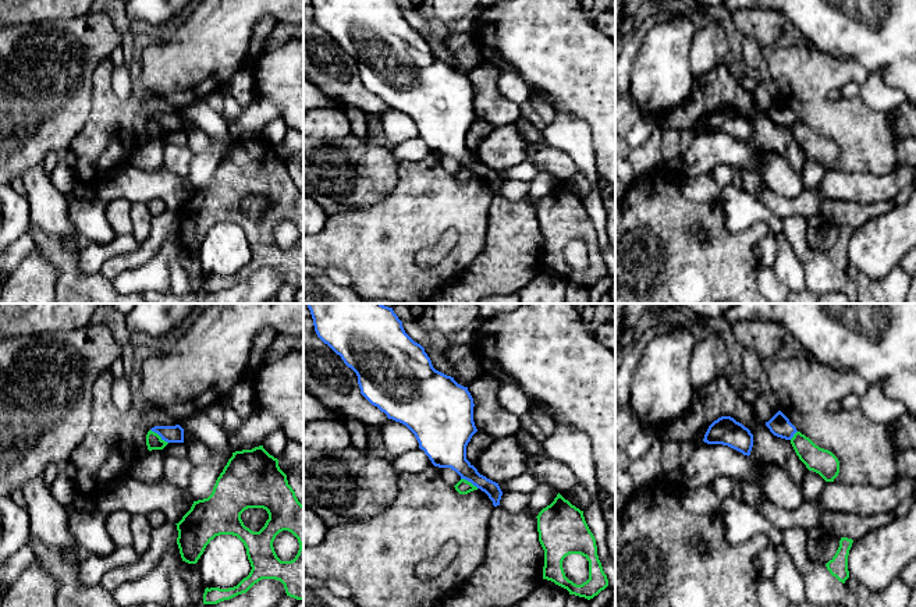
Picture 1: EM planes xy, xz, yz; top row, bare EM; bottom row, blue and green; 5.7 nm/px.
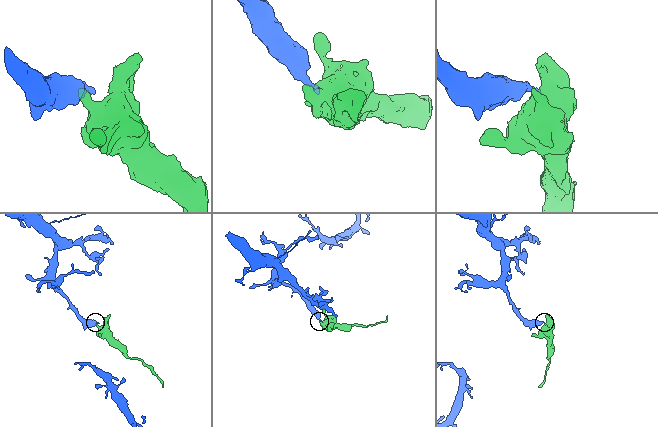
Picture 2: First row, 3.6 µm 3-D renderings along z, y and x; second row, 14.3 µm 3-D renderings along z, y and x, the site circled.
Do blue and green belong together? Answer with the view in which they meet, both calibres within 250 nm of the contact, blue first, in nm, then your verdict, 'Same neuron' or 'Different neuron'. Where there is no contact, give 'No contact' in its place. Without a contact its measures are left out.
Touches blue in xy. Thickness 100 nm (blue) against 90 nm. Different neuron

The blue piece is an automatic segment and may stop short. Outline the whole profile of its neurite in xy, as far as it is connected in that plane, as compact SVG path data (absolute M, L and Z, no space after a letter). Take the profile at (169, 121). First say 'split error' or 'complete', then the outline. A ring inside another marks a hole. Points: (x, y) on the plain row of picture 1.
complete; M180 113L155 114L150 118L157 121L161 125L161 128L167 131L184 131L184 117Z

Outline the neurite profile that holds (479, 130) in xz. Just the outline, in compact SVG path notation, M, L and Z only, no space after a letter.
M476 120L466 134L466 148L476 156L483 139L493 131L494 125L487 121Z

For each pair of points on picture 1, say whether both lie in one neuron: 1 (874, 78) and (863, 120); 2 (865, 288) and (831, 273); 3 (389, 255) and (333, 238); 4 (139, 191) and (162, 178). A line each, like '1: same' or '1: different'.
1: different
2: different
3: same
4: same

